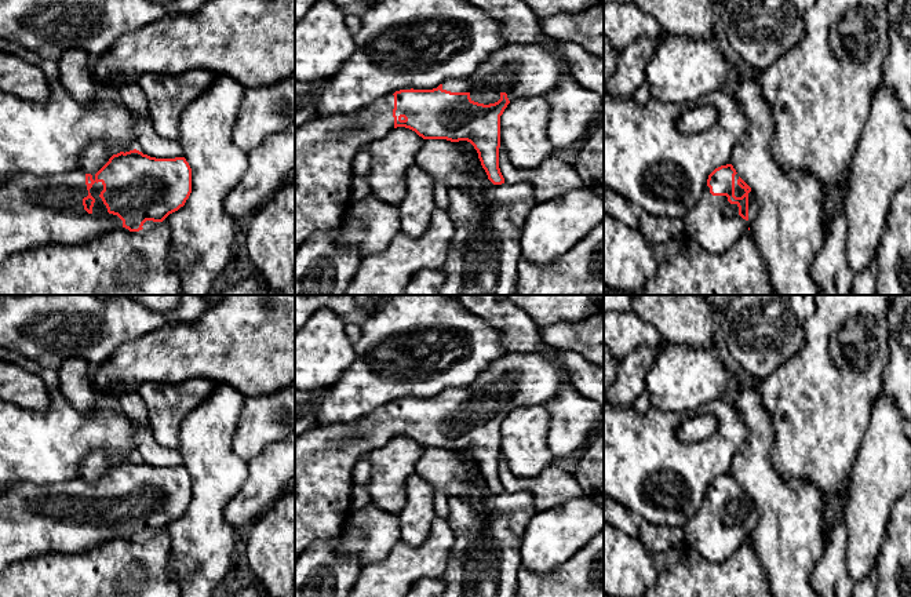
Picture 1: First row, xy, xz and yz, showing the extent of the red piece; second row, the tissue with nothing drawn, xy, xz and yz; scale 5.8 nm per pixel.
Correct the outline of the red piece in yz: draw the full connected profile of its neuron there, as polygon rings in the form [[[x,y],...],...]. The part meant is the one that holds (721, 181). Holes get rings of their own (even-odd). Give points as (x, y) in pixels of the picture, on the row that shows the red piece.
[[[732,164],[715,168],[696,205],[685,215],[685,233],[704,251],[724,254],[757,218],[759,204]]]

